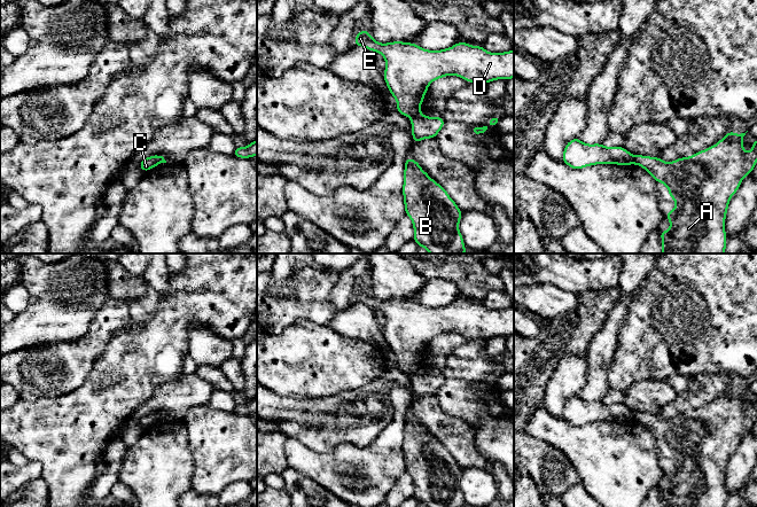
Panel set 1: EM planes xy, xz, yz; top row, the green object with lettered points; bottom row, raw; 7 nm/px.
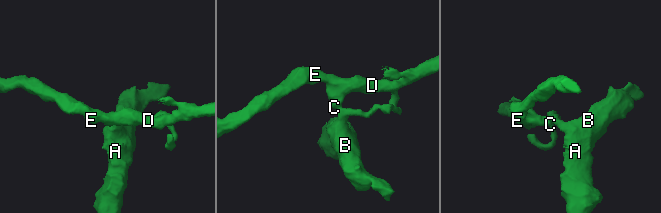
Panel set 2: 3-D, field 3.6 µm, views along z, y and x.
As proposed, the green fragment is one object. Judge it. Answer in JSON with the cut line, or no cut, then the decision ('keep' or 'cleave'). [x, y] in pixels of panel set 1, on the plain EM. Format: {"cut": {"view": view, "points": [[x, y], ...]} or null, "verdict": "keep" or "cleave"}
{"cut": {"view": "xz", "points": [[420, 369], [411, 375]]}, "verdict": "cleave"}

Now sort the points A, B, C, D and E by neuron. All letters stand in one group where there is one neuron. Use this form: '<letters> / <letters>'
A B / C D E

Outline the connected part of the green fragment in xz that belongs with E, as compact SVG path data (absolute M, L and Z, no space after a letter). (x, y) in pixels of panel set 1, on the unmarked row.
M367 287L359 288L354 303L366 304L370 309L378 309L385 317L383 329L389 349L397 358L397 369L413 375L421 370L420 362L429 342L436 336L446 333L458 333L468 340L490 340L497 336L508 337L514 335L514 306L504 310L490 310L483 303L471 303L463 298L450 305L428 307L413 299L392 298L380 301Z

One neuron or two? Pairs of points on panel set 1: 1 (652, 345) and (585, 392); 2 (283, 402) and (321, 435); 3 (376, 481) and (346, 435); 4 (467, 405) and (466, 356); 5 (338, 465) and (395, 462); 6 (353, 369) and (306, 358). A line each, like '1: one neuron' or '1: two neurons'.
1: two neurons
2: one neuron
3: two neurons
4: one neuron
5: one neuron
6: one neuron

